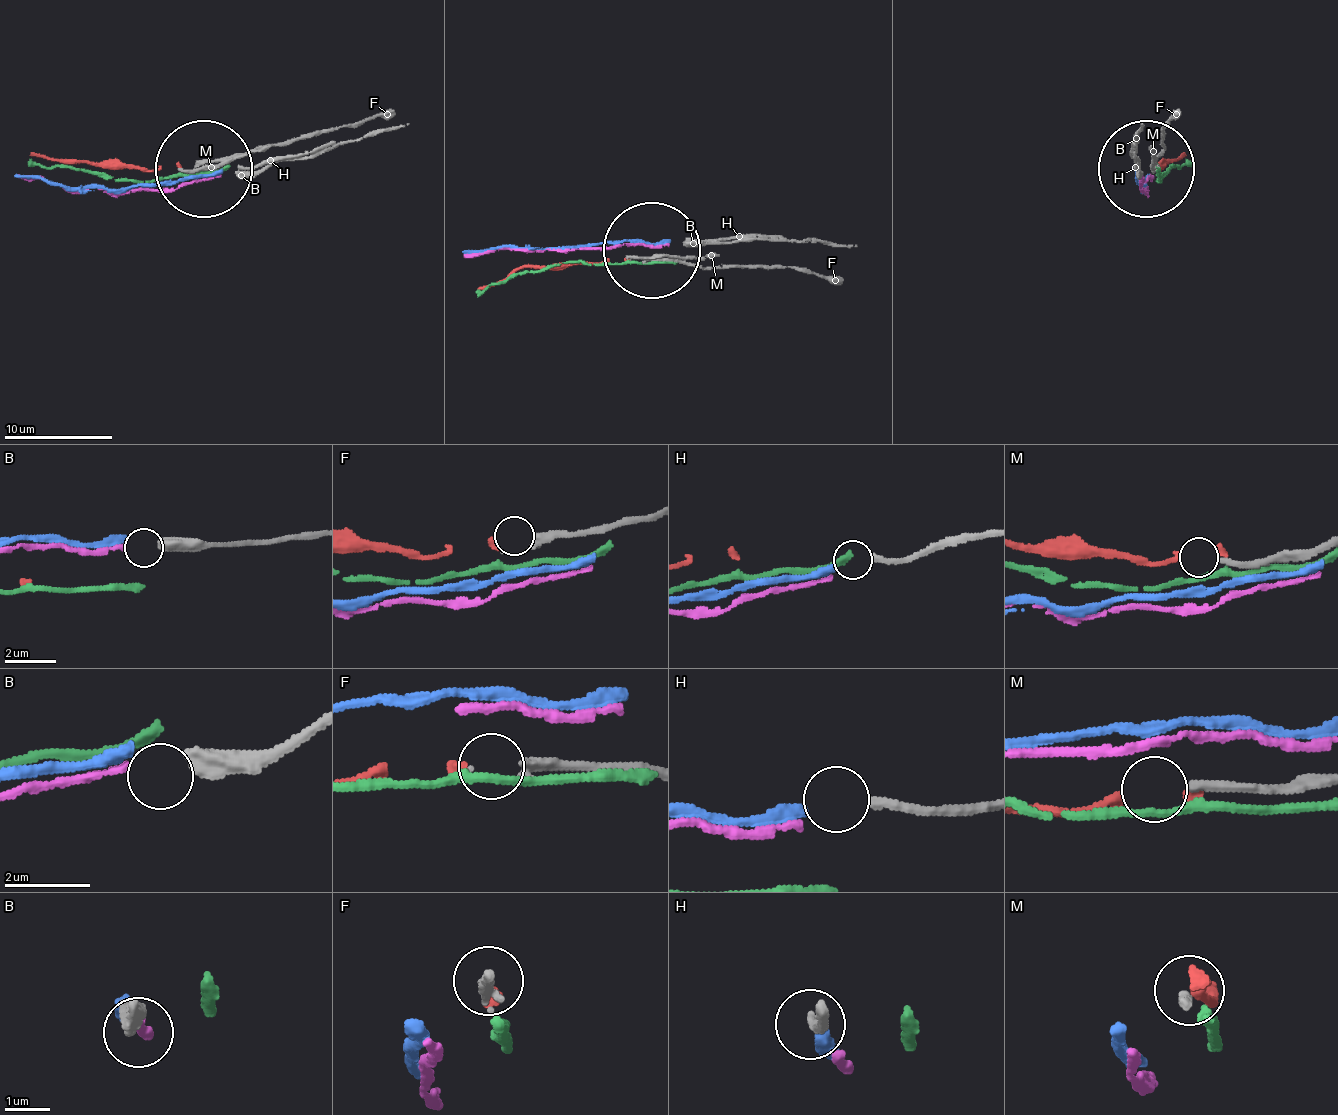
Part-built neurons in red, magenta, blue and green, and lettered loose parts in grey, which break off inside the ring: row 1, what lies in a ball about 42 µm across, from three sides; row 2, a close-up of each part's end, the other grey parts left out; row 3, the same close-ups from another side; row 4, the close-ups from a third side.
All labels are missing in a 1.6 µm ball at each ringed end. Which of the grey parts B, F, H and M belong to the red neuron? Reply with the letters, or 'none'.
F

